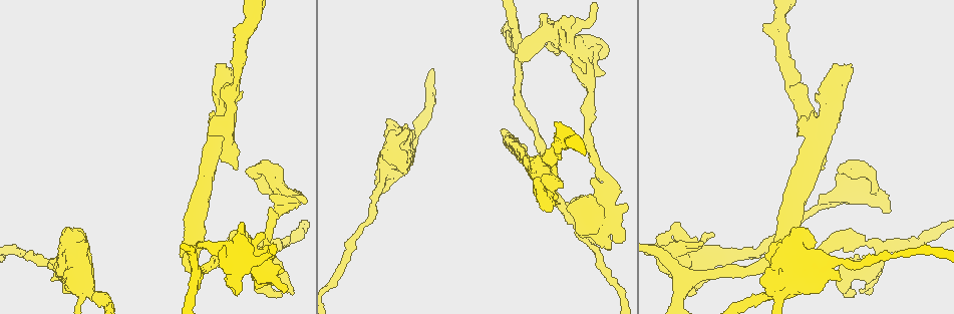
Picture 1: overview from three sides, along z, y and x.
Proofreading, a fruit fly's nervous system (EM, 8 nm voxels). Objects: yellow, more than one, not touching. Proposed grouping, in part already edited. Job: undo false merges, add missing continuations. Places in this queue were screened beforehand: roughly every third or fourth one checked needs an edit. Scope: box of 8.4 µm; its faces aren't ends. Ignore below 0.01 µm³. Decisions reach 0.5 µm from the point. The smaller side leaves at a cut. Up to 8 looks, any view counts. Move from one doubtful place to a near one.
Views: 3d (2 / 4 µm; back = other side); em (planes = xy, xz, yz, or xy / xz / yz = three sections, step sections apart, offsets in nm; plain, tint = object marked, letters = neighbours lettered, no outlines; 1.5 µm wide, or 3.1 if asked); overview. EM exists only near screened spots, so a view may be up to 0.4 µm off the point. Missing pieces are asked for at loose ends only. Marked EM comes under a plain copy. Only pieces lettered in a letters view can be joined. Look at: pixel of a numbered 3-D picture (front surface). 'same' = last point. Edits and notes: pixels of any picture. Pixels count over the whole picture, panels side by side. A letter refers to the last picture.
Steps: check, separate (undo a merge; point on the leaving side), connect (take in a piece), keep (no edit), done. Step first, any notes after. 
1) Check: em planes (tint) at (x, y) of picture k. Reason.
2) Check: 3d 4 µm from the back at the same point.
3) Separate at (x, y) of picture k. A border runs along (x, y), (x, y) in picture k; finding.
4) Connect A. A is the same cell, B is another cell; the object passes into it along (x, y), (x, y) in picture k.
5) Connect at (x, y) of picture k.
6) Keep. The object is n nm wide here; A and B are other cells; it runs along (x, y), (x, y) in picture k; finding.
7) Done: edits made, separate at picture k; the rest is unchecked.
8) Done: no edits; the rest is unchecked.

Check: em planes (letters) at (765, 30) of picture 1. Branch stops here.

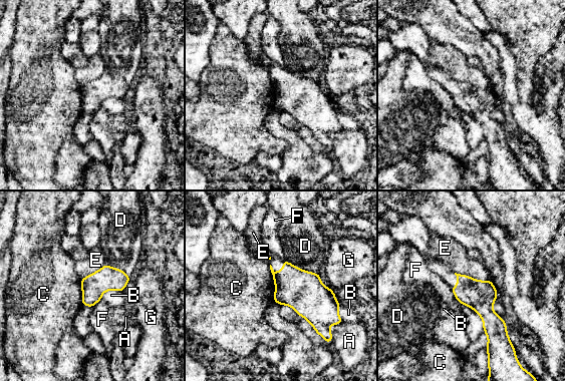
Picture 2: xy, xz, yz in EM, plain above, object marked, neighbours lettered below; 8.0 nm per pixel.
Keep. The object is 200 nm wide here; A, B, C, D, E, F and G are other cells; a border runs along (451, 289), (454, 296), (463, 304) in picture 2; none of them fits.

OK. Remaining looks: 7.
Check: em yz step 4 (letters) at (197, 242) of picture 1. Branch stops here.

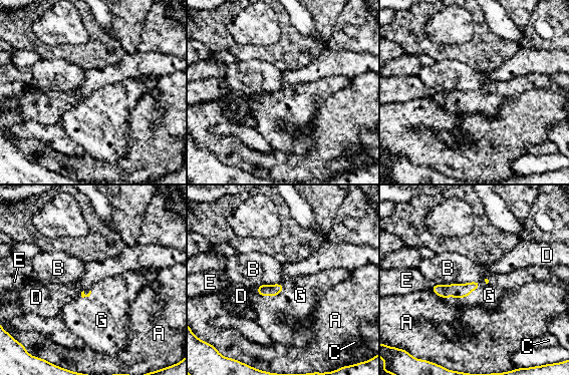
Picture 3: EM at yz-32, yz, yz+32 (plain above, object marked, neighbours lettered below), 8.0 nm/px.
Connect G. G is the same cell, A, B, C, D and E are other cells; the object passes into it along (455, 290), (463, 296), (489, 295) in picture 3; it goes on there.

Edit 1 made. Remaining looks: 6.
Check: overview. See it whole again.

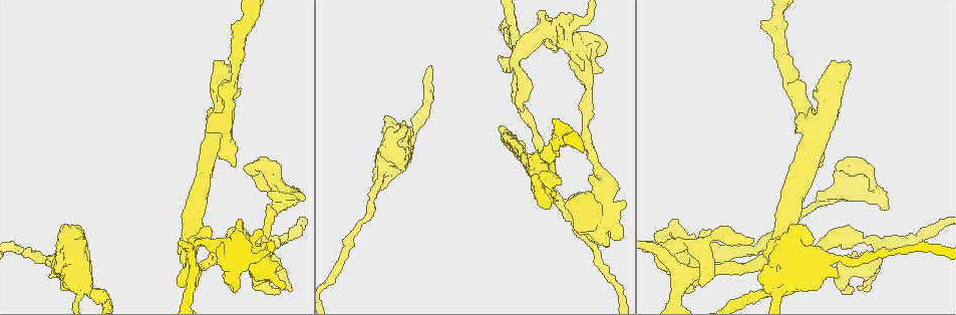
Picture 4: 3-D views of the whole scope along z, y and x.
Check: em planes (letters) at (288, 200) of picture 4. Branch point.

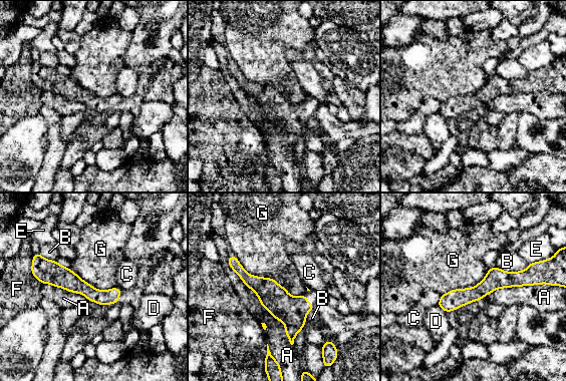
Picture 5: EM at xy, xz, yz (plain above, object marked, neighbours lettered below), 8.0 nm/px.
Keep. A, B, C, D, E, F and G are other cells; it runs along (232, 260), (291, 318), (291, 339) in picture 5; one cell here.

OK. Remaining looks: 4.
Done: edits made, connect at picture 3; the rest is unchecked.

